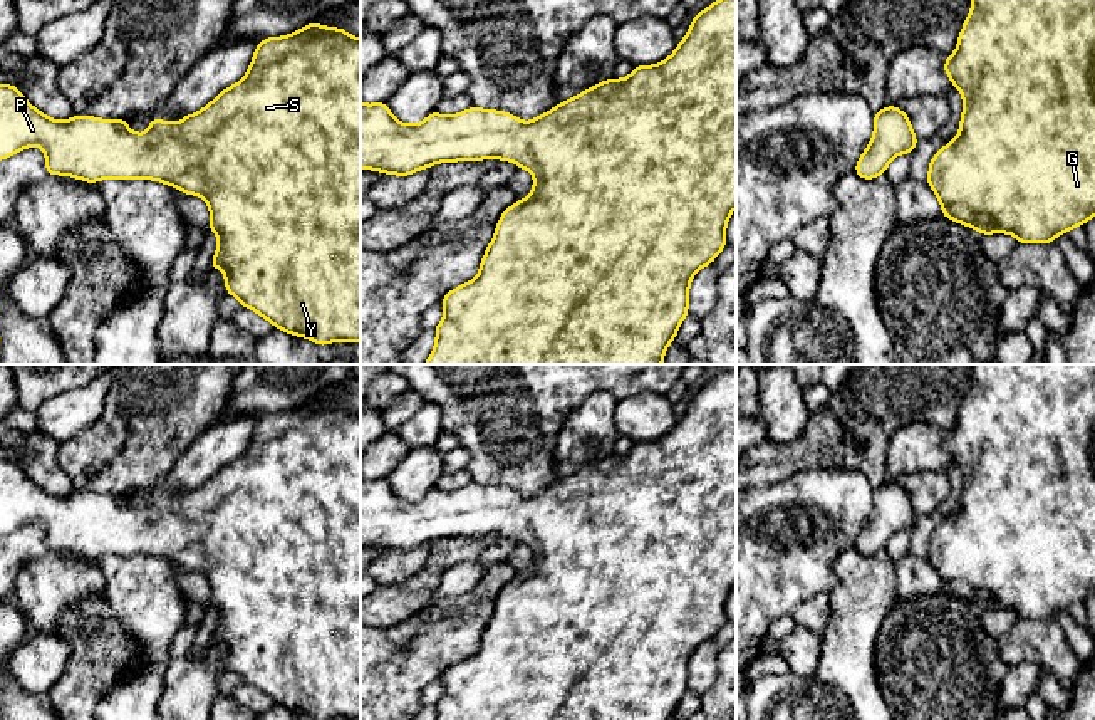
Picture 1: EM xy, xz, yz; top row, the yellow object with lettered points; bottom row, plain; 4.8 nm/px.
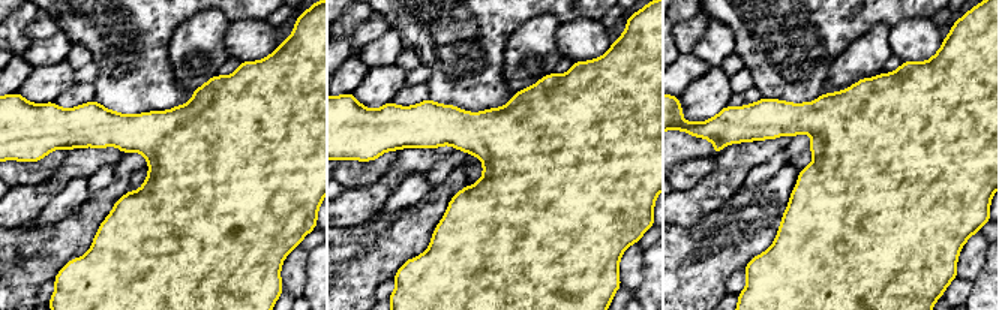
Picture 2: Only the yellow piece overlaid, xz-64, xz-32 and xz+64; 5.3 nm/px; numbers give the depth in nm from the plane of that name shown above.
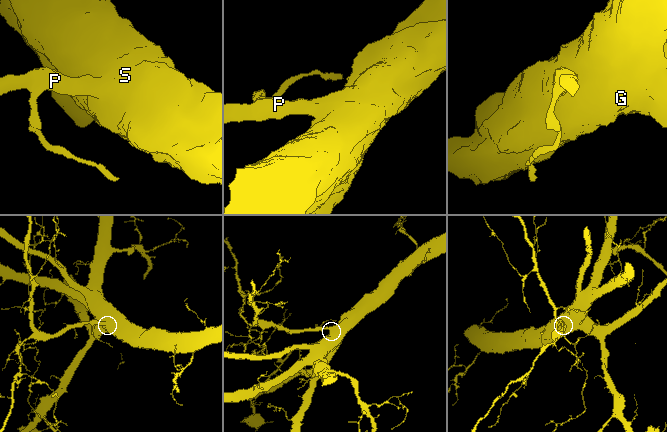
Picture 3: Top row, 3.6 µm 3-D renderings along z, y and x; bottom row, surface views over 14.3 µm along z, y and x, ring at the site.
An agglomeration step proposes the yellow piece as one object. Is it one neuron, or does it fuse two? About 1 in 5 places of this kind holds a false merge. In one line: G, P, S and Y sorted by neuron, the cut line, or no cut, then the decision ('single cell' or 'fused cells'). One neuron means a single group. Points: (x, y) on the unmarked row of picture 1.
G P S Y; no cut; single cell

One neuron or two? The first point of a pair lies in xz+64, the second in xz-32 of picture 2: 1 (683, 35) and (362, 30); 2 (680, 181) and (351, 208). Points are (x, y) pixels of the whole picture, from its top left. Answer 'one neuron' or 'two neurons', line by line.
1: one neuron
2: two neurons

